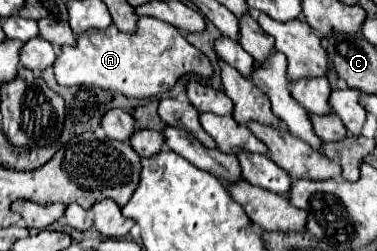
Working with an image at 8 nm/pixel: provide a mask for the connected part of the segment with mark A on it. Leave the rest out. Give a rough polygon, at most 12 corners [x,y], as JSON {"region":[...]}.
{"region":[[140,16],[62,46],[62,86],[164,94],[210,60],[178,28]]}

